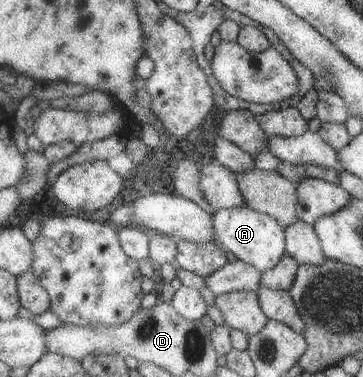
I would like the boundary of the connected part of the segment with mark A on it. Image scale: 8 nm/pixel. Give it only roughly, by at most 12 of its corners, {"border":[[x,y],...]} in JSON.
{"border":[[247,205],[214,214],[218,242],[259,271],[287,254],[286,228]]}

